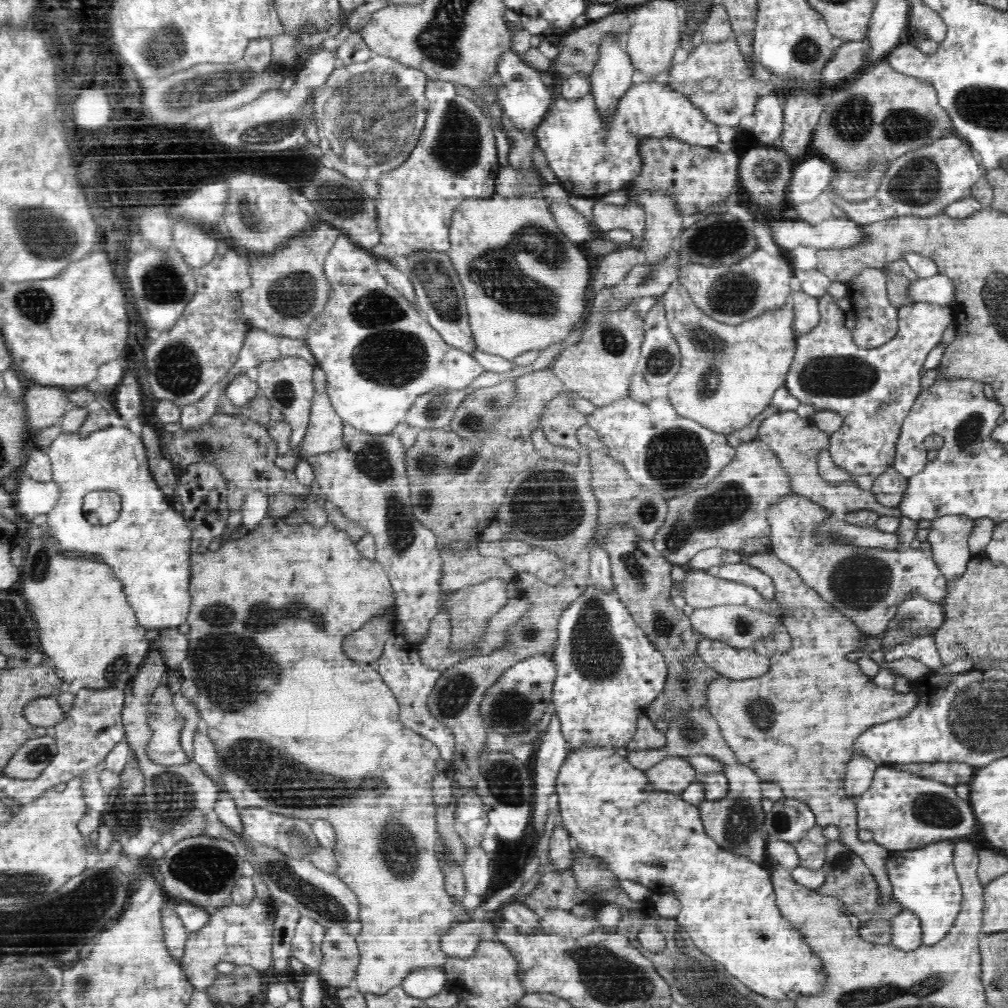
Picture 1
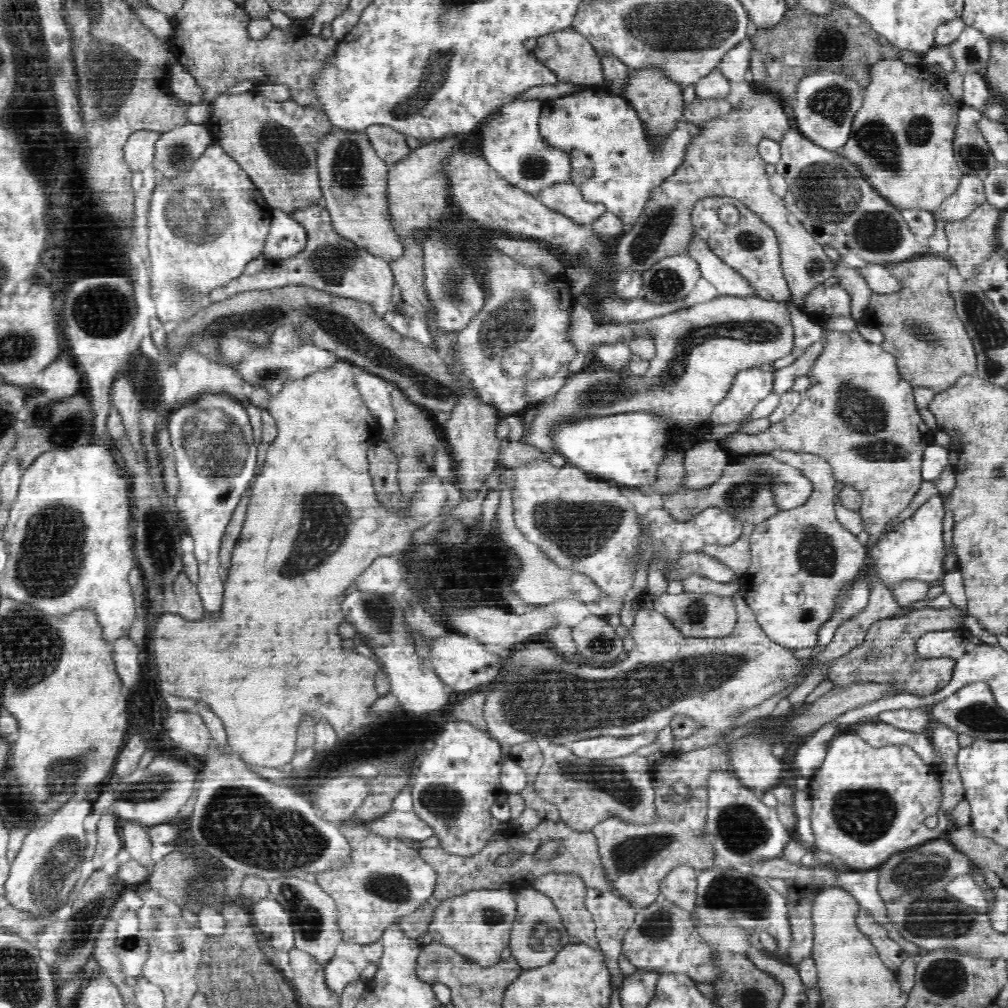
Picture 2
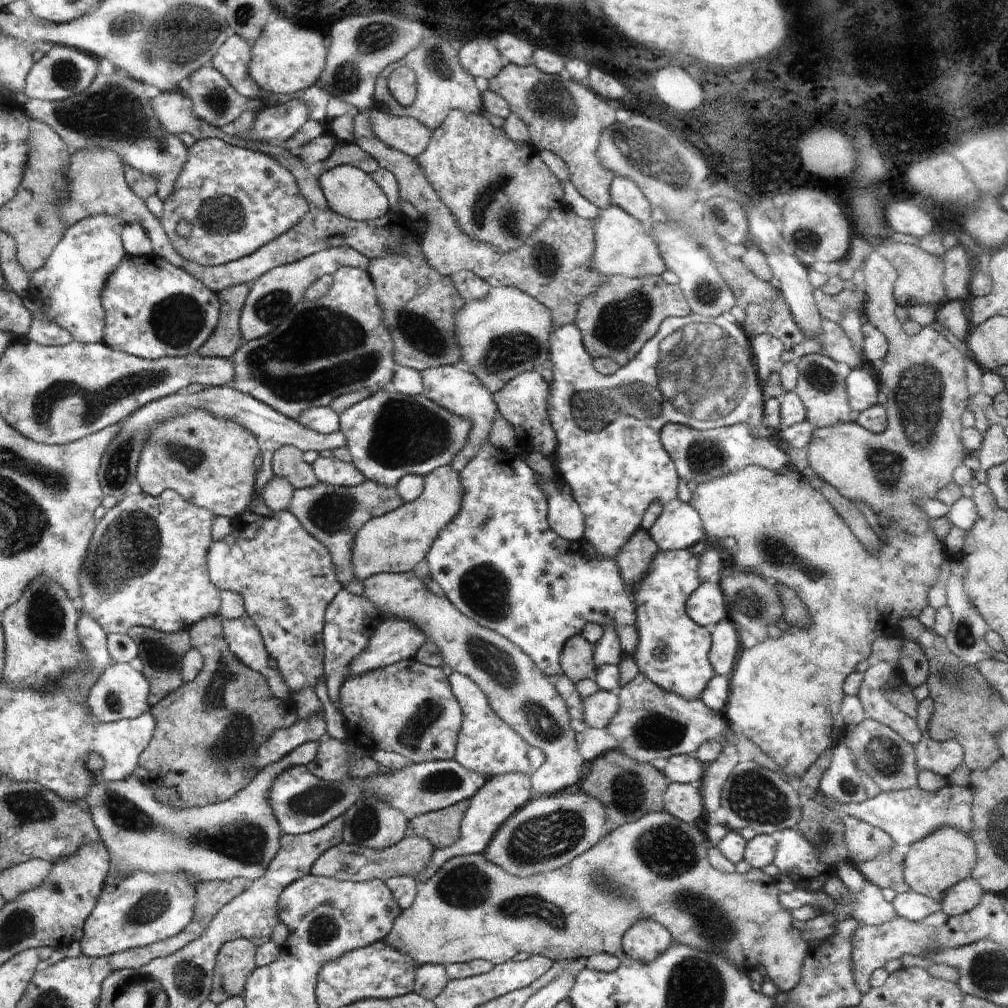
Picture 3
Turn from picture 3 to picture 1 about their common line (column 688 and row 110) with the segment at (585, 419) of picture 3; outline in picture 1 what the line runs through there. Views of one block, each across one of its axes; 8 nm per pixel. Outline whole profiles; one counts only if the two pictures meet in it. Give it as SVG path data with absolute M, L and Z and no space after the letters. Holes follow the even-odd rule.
M512 50L499 57L496 72L500 74L504 88L498 90L498 104L510 117L510 122L520 131L534 133L536 126L544 120L544 114L548 114L548 106L552 105L552 90L542 82L541 72L529 66L517 53ZM375 53L368 61L347 66L338 65L324 86L318 90L313 102L317 135L320 136L319 146L324 153L322 165L359 183L364 180L376 182L382 172L394 167L414 150L427 118L425 88L428 81L422 70Z

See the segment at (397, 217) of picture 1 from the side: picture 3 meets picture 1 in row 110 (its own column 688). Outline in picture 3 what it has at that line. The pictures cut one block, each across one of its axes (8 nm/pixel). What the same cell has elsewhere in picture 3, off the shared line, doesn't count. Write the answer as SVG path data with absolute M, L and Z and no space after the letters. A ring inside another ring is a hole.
M668 423L662 428L660 436L667 453L674 459L680 478L686 482L694 480L698 485L744 470L750 465L764 466L765 469L778 472L784 469L784 464L788 464L788 456L784 456L778 446L774 446L768 437L753 433L753 428L746 424L701 431L678 423Z

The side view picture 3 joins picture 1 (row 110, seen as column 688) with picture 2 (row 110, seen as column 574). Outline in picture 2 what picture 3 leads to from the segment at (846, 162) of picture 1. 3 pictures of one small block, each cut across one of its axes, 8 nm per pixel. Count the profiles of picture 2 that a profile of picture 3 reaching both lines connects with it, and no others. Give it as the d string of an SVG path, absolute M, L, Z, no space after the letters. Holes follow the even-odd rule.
M880 60L876 65L872 65L870 70L870 80L864 88L864 103L862 103L860 110L854 117L852 126L853 131L851 132L850 138L846 141L846 148L844 148L844 150L841 148L840 154L858 165L862 174L868 178L868 182L872 184L872 188L875 188L878 191L878 194L886 199L888 203L900 208L900 210L921 208L922 210L933 212L937 210L948 197L953 196L958 188L958 184L960 184L960 180L962 180L963 172L956 164L953 151L953 138L958 120L957 116L962 102L957 101L950 92L948 92L944 76L930 73L930 71L922 66L904 64L901 60Z

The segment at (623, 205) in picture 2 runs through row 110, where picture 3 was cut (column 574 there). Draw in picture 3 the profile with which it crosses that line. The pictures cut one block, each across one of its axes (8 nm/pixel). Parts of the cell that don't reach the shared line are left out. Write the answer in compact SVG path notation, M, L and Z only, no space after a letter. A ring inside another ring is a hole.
M484 443L477 451L476 456L471 458L471 461L468 461L468 464L459 474L464 486L462 510L460 510L460 514L440 532L426 558L431 578L438 582L440 588L445 592L447 599L462 612L462 614L480 623L480 626L492 629L493 631L499 632L504 638L511 639L516 646L519 646L535 661L536 666L539 666L540 670L543 671L548 678L564 675L562 652L566 647L566 642L577 634L582 634L584 628L586 628L588 624L596 623L600 626L613 625L615 630L618 631L624 654L626 656L633 656L636 645L639 644L639 633L636 626L636 602L623 582L622 575L619 573L617 560L614 556L610 558L600 554L597 548L584 538L575 542L569 541L568 539L562 538L559 534L556 534L556 531L551 529L551 525L547 522L549 506L547 496L543 493L542 487L538 484L535 471L527 465L524 457L493 448L489 443Z

